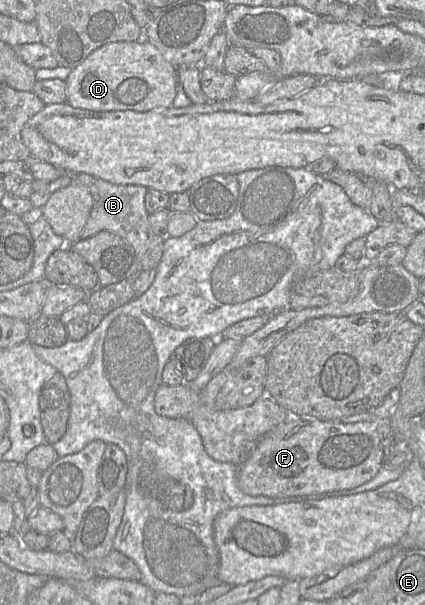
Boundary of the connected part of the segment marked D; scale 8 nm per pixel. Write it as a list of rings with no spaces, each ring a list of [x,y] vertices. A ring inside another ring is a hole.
[[[147,40],[121,41],[105,44],[74,69],[65,80],[67,101],[72,107],[92,111],[134,110],[147,112],[172,107],[179,85],[177,68],[167,61],[160,50]]]

